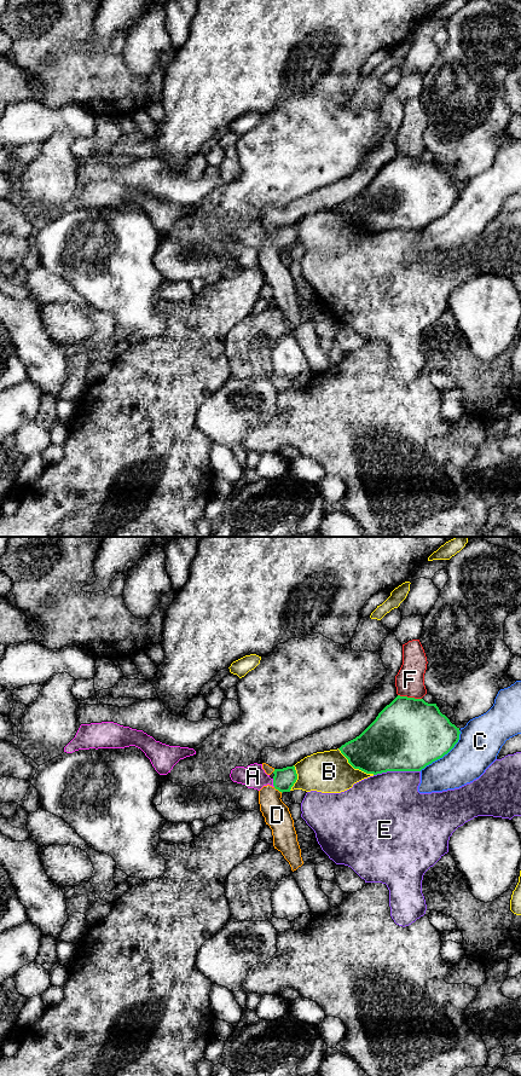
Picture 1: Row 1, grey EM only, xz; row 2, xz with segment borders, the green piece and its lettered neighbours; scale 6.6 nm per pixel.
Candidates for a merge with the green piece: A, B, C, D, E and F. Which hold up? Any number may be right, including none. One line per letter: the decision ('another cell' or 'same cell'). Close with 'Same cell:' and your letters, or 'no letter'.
A: same cell
B: another cell
C: another cell
D: another cell
E: another cell
F: another cell
Same cell: A

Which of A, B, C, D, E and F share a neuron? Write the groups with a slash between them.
A / B / C / D / E / F

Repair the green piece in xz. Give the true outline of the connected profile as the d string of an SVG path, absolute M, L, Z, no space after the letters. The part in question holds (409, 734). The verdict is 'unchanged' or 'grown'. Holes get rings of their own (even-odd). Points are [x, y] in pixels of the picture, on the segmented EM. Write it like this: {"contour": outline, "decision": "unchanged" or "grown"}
{"contour": "M398 695L359 736L338 750L354 769L366 774L421 771L447 754L459 734L436 704Z", "decision": "unchanged"}

